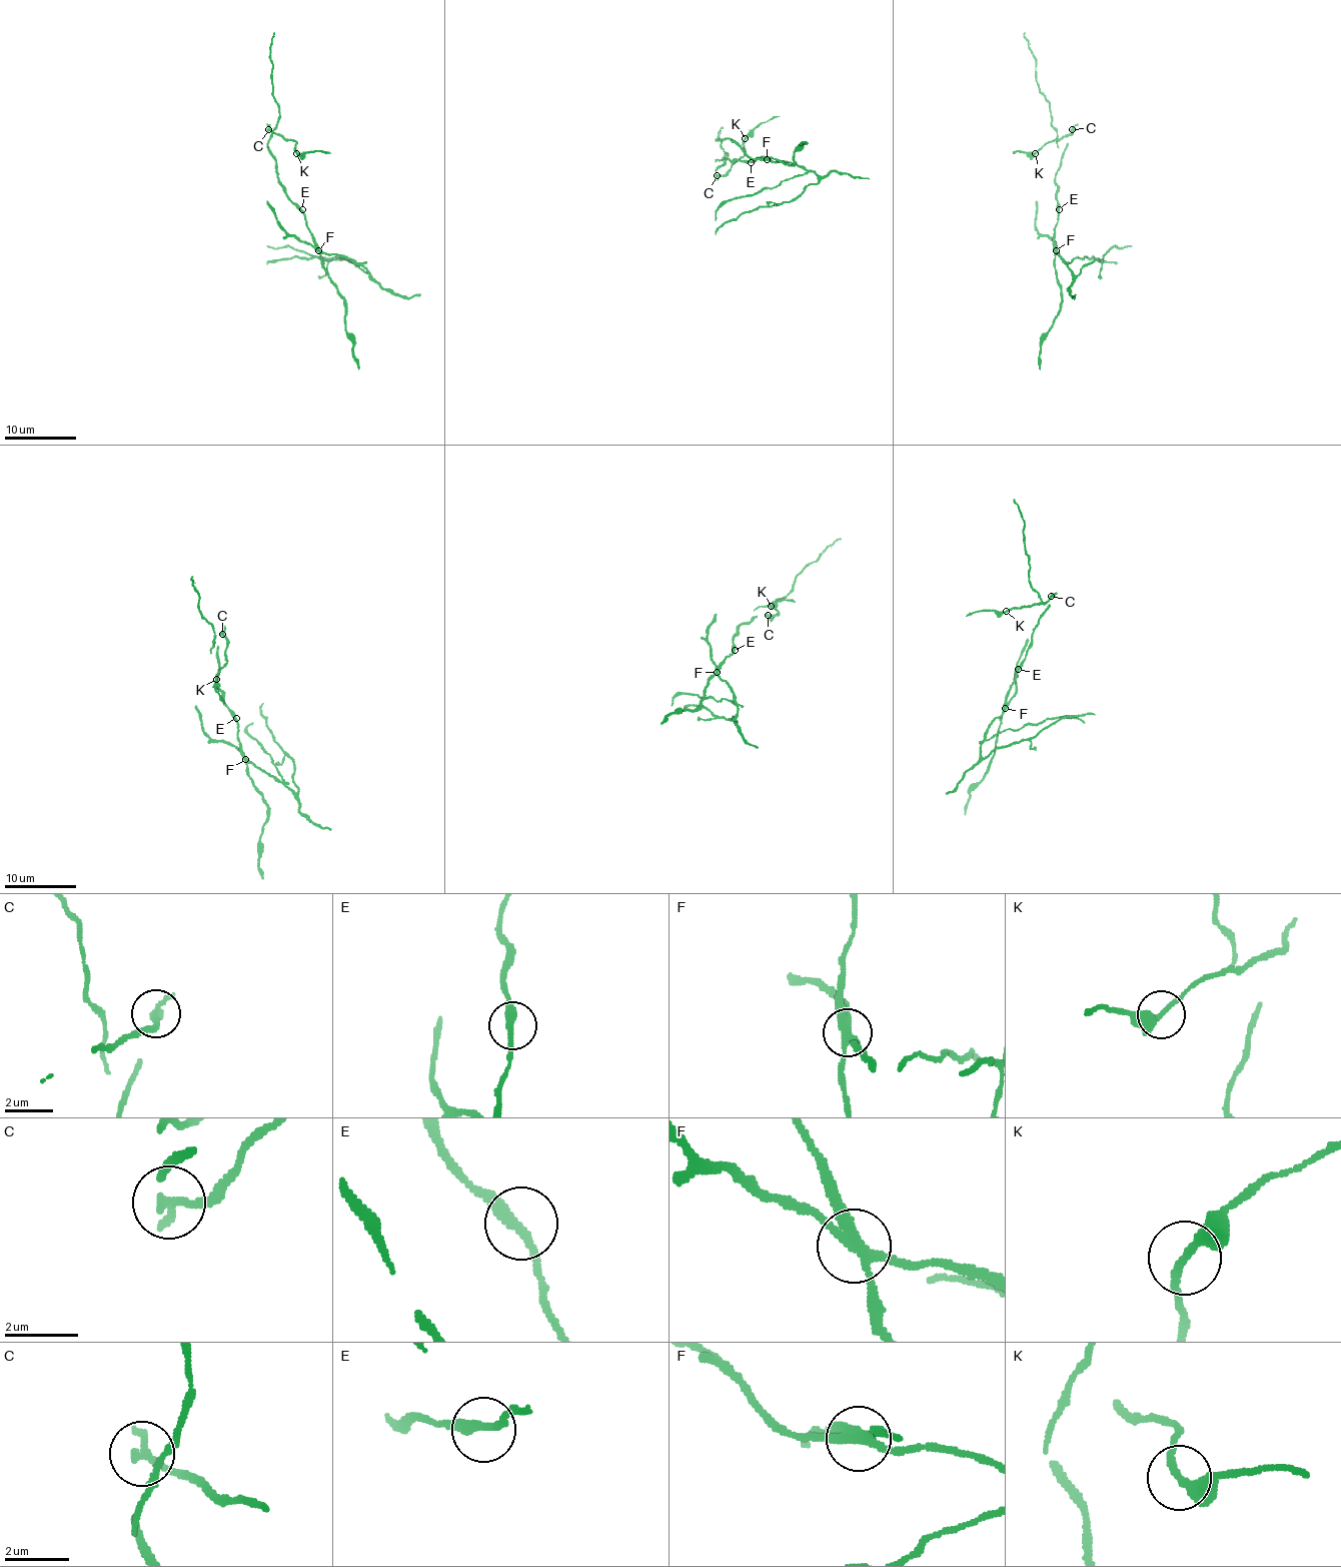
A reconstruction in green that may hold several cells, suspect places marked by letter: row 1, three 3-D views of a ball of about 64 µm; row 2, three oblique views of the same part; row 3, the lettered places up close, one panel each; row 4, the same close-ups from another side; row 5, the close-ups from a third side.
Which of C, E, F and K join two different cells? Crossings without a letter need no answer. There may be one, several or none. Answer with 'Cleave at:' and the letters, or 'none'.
Cleave at: C, F

